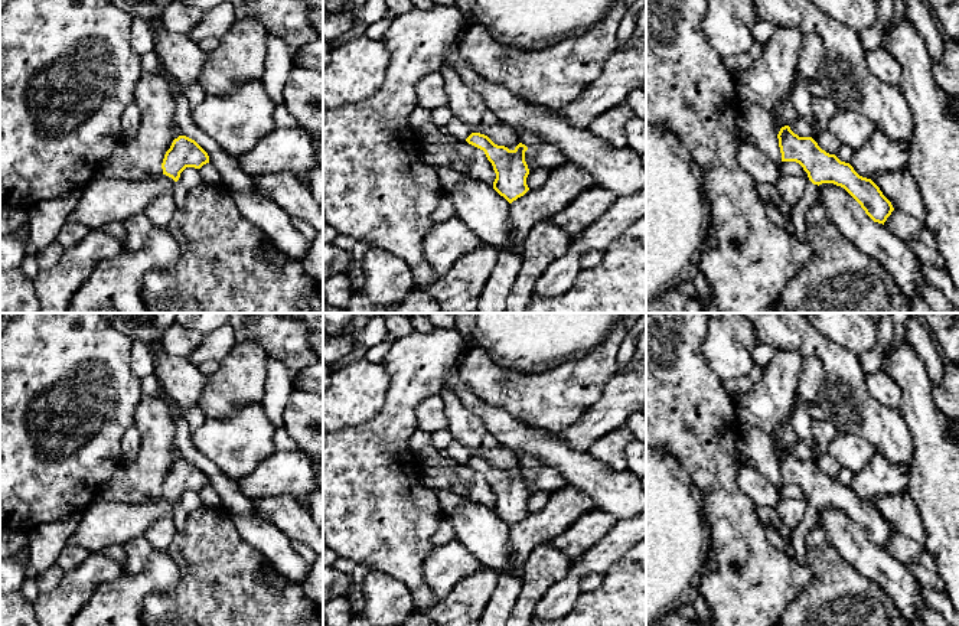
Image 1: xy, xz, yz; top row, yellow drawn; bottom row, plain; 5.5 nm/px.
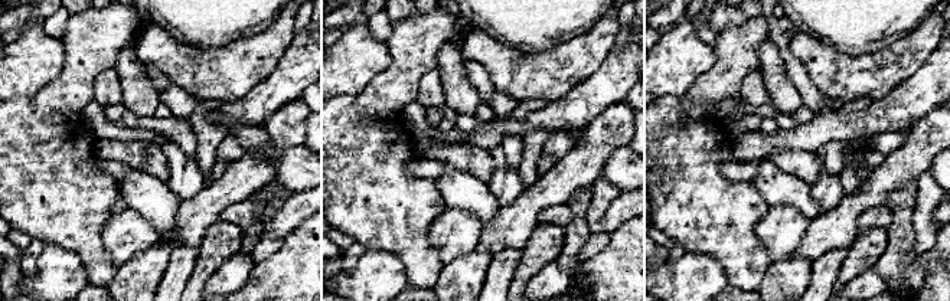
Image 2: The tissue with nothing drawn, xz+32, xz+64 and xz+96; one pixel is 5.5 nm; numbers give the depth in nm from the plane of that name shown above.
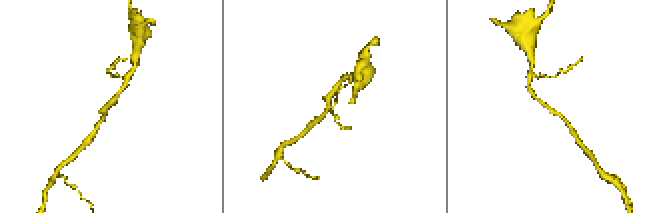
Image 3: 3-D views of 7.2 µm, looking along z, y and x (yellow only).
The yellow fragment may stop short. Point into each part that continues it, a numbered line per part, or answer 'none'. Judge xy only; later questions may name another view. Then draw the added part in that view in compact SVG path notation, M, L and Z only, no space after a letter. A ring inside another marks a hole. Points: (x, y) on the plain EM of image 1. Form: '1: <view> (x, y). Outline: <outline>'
1: xy (179, 515). Outline: M180 503L174 505L173 522L176 532L182 532L185 526L186 512L182 509Z

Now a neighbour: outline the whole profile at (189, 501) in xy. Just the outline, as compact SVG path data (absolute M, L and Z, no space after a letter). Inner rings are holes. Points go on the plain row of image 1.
M186 490L180 496L179 503L180 503L182 509L186 512L186 515L189 515L192 511L203 506L199 492L195 492L195 490Z

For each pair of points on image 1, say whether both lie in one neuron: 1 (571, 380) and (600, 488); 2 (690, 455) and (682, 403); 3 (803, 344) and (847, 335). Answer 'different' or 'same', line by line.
1: different
2: same
3: different

